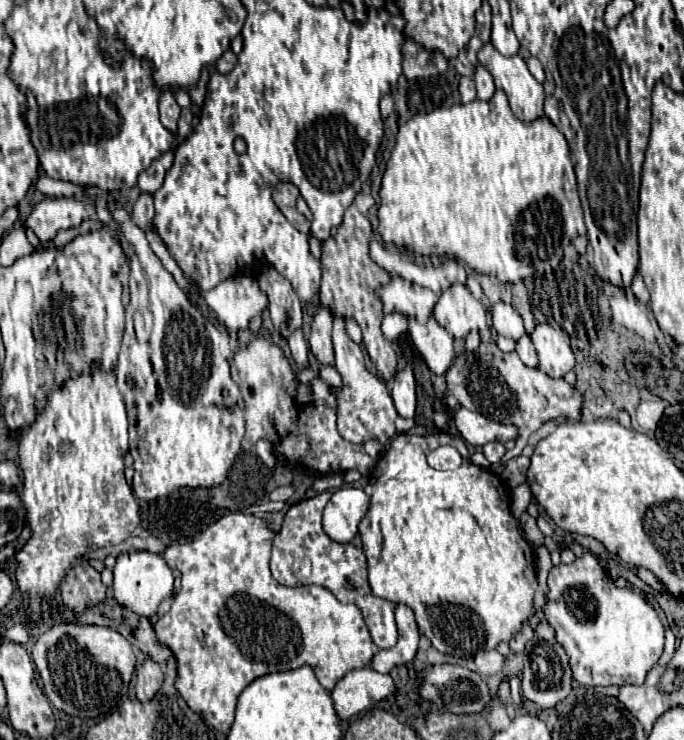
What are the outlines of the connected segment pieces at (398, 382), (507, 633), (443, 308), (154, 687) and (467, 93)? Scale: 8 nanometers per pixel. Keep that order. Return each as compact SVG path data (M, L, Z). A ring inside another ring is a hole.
M412 366L398 371L392 385L392 399L400 417L414 417L416 411L416 381L412 375Z
M440 431L440 433L430 433L430 435L424 435L424 437L418 437L418 435L408 435L408 433L398 433L394 439L390 439L390 447L386 449L386 453L380 457L380 461L376 463L372 475L370 475L370 481L368 485L364 487L364 491L370 495L370 507L368 507L368 513L366 517L360 521L360 527L358 527L358 533L360 533L360 539L362 539L362 549L366 553L366 559L368 559L368 579L370 579L370 587L374 591L374 595L390 601L390 603L404 603L408 605L414 615L416 615L416 623L420 627L420 633L426 635L434 649L438 649L440 653L448 655L448 657L474 657L478 651L488 651L488 649L494 649L498 643L502 641L510 641L510 637L520 631L522 623L528 621L528 617L532 615L532 599L534 599L534 593L536 593L536 587L538 587L538 581L536 581L536 573L534 573L534 551L532 547L528 545L528 541L522 537L512 513L510 513L510 495L506 493L504 485L502 485L502 479L494 473L494 471L488 471L488 469L480 469L476 465L472 465L470 461L470 455L466 451L466 443L462 437L454 437L452 433L446 433L446 431ZM440 445L452 445L460 451L460 455L464 457L464 463L454 469L454 471L438 471L438 469L432 469L428 463L426 463L426 455L430 451L434 451L436 447Z
M456 283L440 295L434 307L434 319L456 339L462 339L472 329L486 327L486 309L472 297L466 285Z
M150 657L142 661L142 665L136 671L136 697L140 701L148 701L156 695L156 691L162 687L164 673L158 663L154 663Z
M470 77L460 79L460 95L462 95L462 103L470 103L476 99L476 87Z

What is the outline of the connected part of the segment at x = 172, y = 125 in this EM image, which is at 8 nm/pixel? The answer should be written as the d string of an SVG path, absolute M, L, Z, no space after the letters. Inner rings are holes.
M162 91L162 95L160 95L160 121L170 133L176 133L178 117L180 117L180 105L176 103L174 95L170 91Z

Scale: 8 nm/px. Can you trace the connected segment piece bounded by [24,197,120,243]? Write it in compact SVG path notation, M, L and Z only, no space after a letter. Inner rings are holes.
M44 199L34 205L34 211L26 219L24 227L34 229L36 237L44 241L52 241L58 231L78 227L82 221L96 219L105 225L119 230L120 225L113 219L109 210L97 206L90 199Z

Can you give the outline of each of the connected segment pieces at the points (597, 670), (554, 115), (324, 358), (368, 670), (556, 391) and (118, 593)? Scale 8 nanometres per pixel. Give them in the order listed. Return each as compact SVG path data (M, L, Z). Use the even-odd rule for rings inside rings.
M584 551L572 565L554 567L548 575L548 603L544 605L546 621L556 629L556 639L564 645L570 655L570 667L574 679L582 685L642 685L646 673L658 663L664 651L664 627L654 611L654 607L646 601L646 597L634 589L618 589L614 581L608 577L606 569L598 563L598 559Z
M546 97L546 101L544 101L544 113L546 113L546 117L548 117L556 127L560 127L558 101L556 101L556 97Z
M320 307L318 313L314 315L314 321L312 321L312 333L310 333L308 343L310 343L310 349L312 349L314 357L322 365L332 365L334 363L334 349L331 339L333 317L328 307Z
M362 667L346 673L332 691L334 709L340 719L350 719L396 691L390 675L382 675L372 667Z
M480 343L480 349L472 355L460 355L446 373L448 391L460 401L462 407L478 411L488 419L500 423L514 423L520 431L520 441L516 447L502 457L502 463L522 453L522 447L528 443L528 437L546 421L552 419L576 419L580 415L582 395L570 387L564 379L552 379L540 369L526 367L518 353L504 353L496 343ZM506 395L510 395L506 399ZM514 397L516 399L514 399Z
M134 551L134 553L118 555L116 567L114 567L114 585L112 585L114 599L120 605L130 607L134 613L144 615L144 617L154 615L160 601L170 597L172 585L174 585L174 575L160 555L150 553L150 551Z

